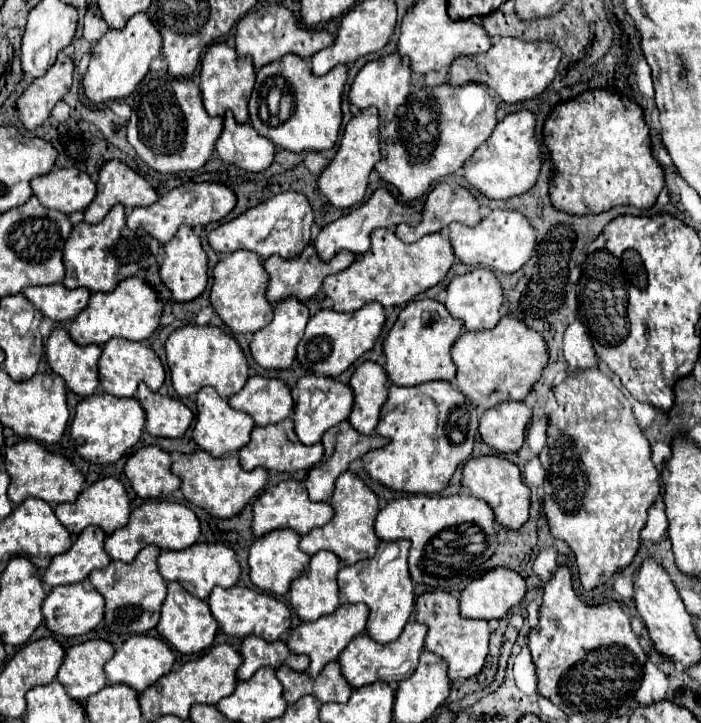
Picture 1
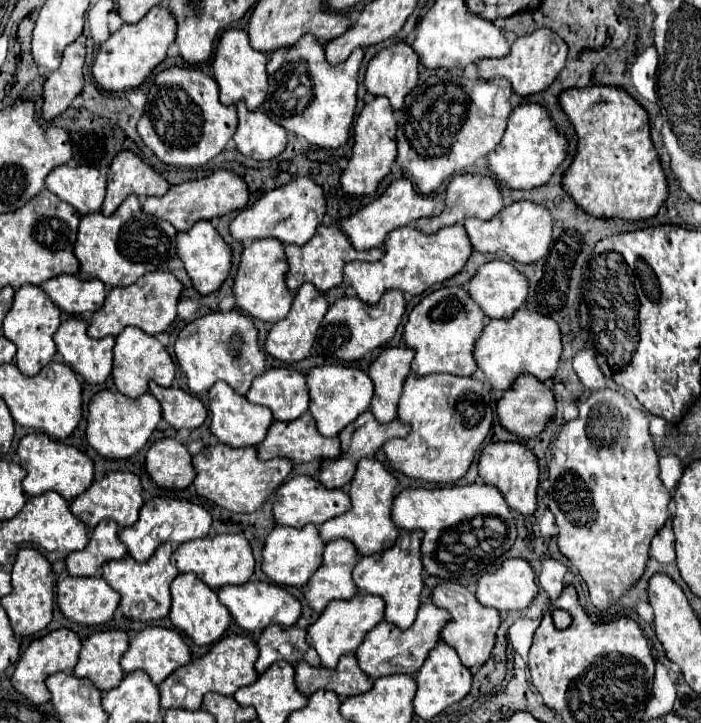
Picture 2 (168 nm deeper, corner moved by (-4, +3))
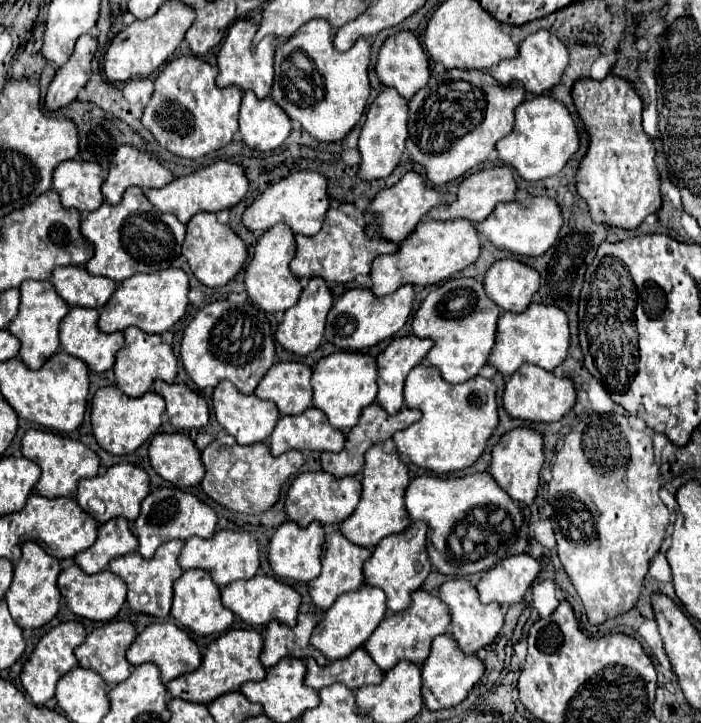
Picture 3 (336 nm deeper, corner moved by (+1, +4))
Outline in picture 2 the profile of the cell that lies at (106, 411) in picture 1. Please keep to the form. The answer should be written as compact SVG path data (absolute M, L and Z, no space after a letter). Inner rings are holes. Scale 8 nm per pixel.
M104 389L104 391L96 393L90 401L86 437L88 437L88 443L100 455L110 457L110 459L126 459L126 457L138 453L146 445L146 441L158 427L160 419L162 419L160 403L150 393L144 393L138 399L130 399L118 391Z

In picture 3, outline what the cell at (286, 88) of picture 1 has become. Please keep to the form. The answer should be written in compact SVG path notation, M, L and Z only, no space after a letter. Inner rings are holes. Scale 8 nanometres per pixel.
M325 20L303 24L289 40L279 42L275 50L275 82L271 98L285 114L299 122L319 142L339 142L361 120L369 98L369 54L365 38L341 54L333 48L333 28Z

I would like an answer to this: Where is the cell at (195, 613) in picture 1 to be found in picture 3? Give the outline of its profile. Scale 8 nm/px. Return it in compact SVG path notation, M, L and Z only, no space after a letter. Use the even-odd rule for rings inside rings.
M185 570L181 578L173 584L173 604L171 604L171 616L181 622L189 632L195 636L211 636L225 632L233 622L233 612L227 610L221 604L219 588L213 584L211 576L205 570Z

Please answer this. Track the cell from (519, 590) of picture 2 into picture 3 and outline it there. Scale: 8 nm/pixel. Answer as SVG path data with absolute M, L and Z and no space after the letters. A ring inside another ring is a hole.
M529 554L509 556L481 576L477 582L479 600L485 604L497 602L501 606L519 604L539 570L539 562Z

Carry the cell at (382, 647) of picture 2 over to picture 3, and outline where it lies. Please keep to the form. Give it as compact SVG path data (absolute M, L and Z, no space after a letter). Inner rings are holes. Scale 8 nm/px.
M415 590L413 592L413 604L409 610L399 612L399 614L389 614L369 636L369 640L363 644L365 652L373 658L373 662L383 670L391 670L397 666L401 660L409 660L413 664L423 664L423 660L429 656L431 640L439 634L445 634L449 630L451 614L449 608L437 598L431 596L425 590Z

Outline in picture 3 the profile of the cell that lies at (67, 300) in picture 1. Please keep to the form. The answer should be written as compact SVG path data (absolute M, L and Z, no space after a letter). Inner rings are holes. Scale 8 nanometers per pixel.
M77 266L55 268L49 282L55 286L57 294L69 306L83 306L97 310L105 306L105 302L111 298L117 286L109 278L85 274L85 268L77 268Z

